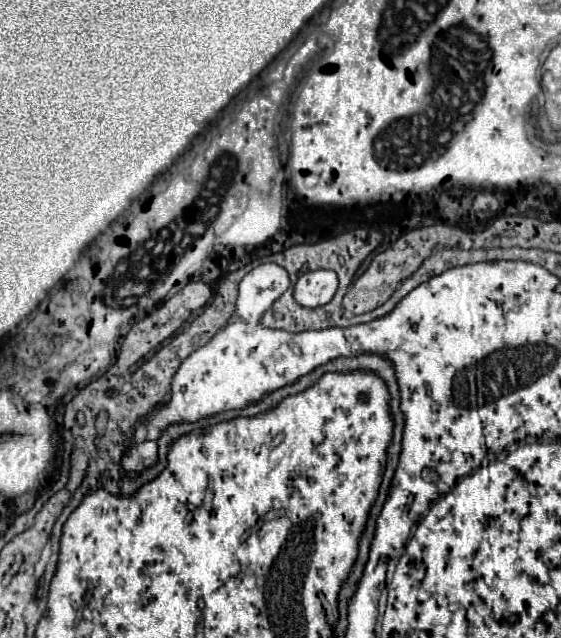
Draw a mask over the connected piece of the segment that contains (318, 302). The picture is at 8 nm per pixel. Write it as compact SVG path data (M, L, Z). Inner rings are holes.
M313 270L299 276L295 284L295 300L305 308L325 306L337 290L337 274L333 270Z

